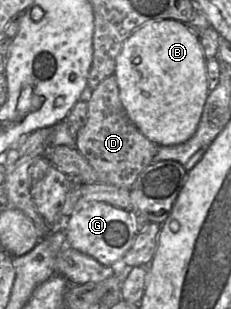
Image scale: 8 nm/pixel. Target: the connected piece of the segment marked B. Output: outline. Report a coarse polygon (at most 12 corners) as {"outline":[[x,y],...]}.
{"outline":[[145,22],[113,75],[129,119],[169,146],[210,90],[200,38]]}

